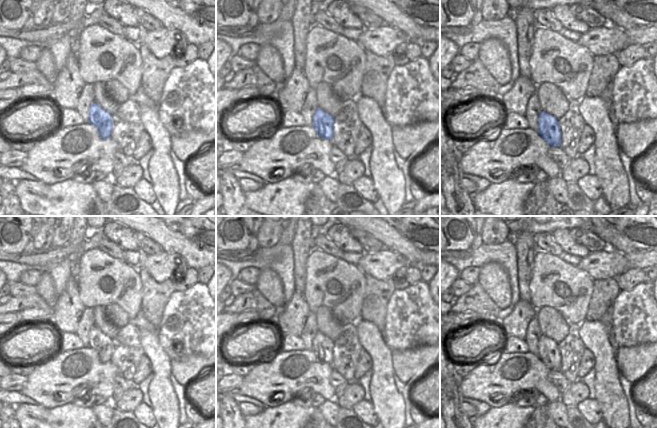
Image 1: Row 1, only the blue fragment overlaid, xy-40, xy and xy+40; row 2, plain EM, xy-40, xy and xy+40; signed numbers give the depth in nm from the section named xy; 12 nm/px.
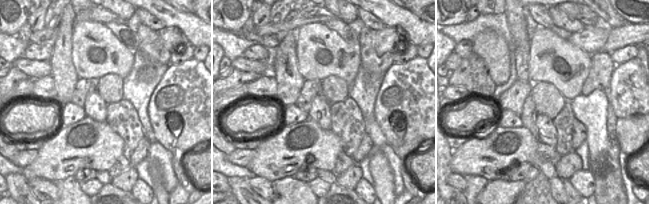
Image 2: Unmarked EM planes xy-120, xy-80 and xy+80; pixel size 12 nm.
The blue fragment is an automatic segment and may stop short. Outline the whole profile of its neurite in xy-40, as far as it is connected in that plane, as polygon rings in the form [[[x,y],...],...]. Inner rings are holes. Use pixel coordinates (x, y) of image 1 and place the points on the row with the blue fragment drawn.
[[[93,102],[89,108],[89,123],[94,125],[99,132],[99,136],[103,139],[110,138],[113,122],[111,114]]]

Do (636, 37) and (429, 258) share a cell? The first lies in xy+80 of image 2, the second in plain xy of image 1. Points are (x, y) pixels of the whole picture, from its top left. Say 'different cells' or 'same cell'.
same cell

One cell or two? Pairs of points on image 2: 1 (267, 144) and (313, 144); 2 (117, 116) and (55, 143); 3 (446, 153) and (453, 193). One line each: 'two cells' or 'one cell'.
1: one cell
2: two cells
3: one cell

